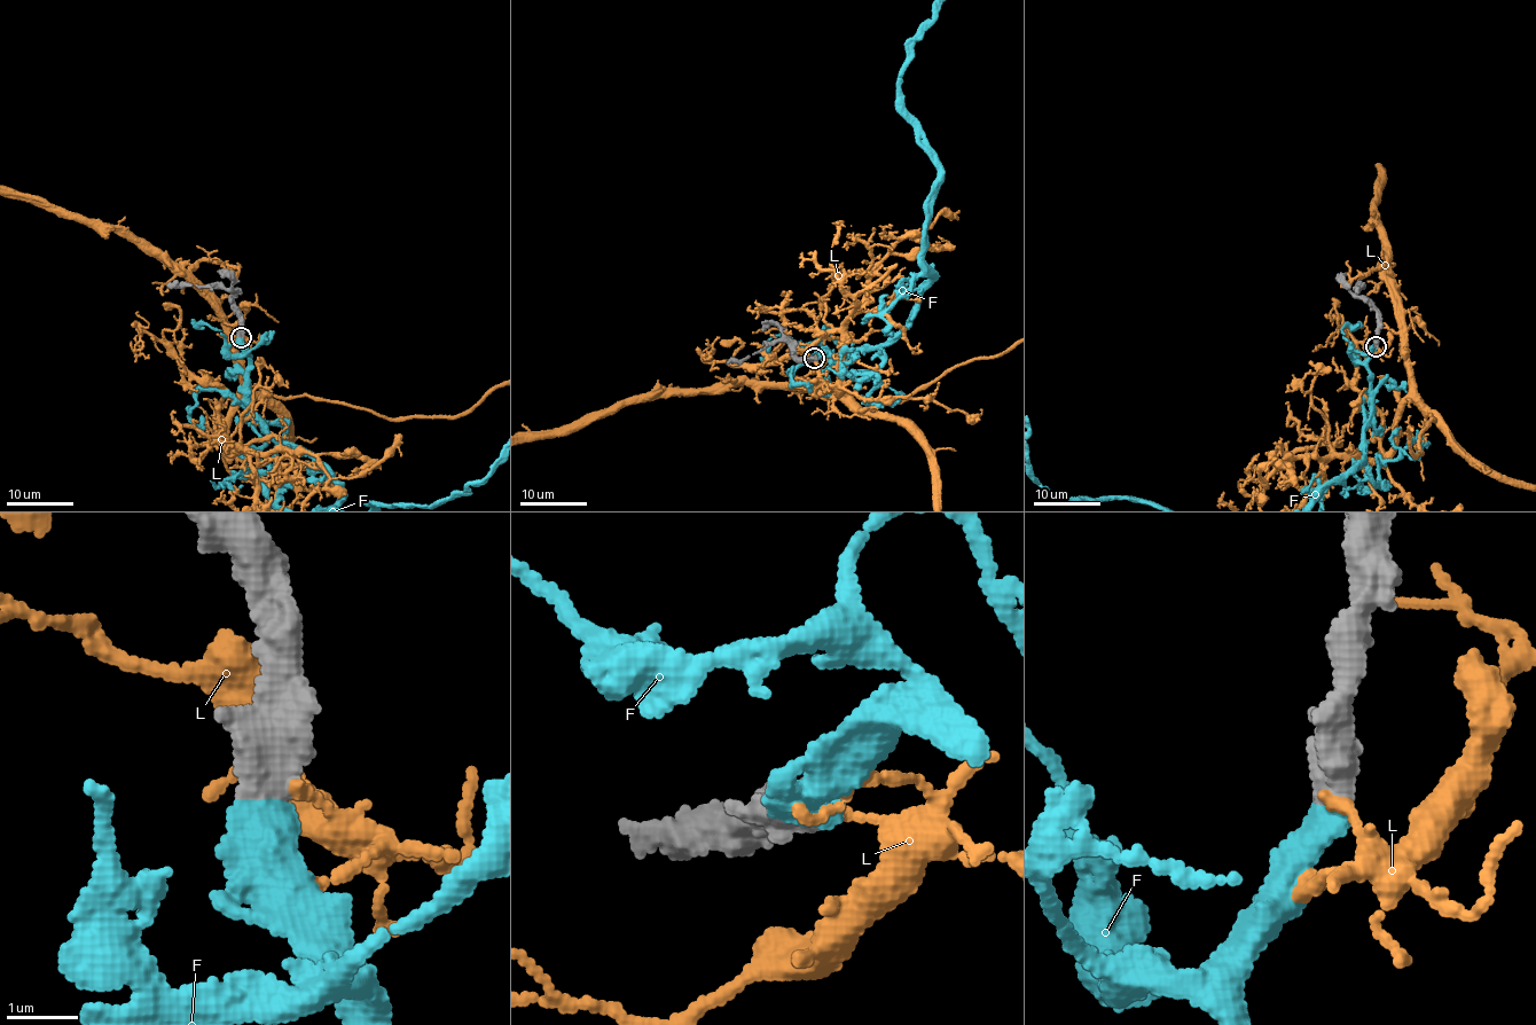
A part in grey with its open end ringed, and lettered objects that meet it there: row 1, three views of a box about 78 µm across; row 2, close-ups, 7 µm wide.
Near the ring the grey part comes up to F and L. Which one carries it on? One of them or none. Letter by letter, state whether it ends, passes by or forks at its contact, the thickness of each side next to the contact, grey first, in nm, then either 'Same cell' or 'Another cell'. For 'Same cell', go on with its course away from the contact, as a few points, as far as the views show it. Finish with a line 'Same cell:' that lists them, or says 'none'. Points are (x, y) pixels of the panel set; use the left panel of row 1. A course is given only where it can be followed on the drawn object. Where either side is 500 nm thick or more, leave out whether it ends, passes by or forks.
F: Thickness 550 nm (grey) against 480 nm. Same cell
L: Thickness 600 nm (grey) against 180 nm. Another cell
Same cell: F

